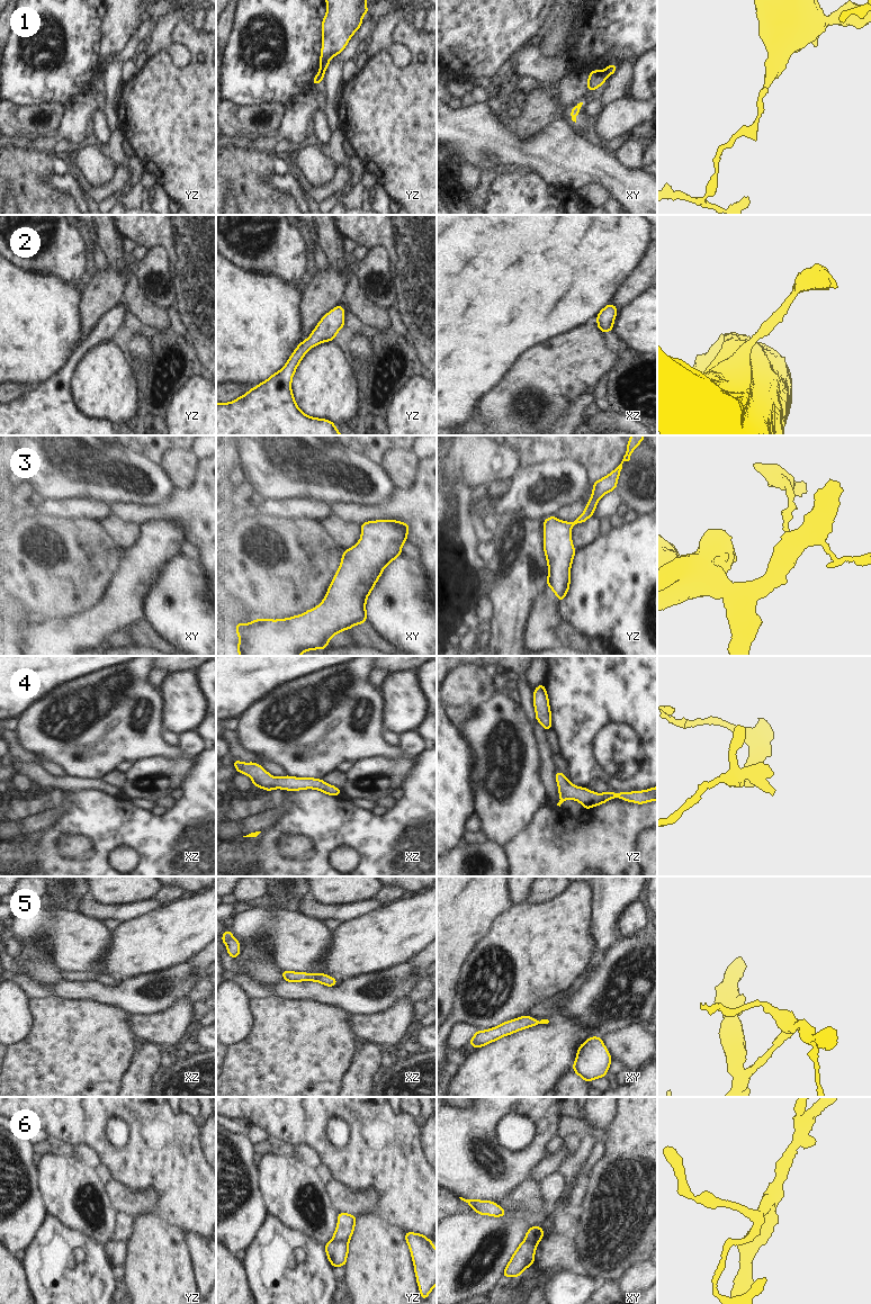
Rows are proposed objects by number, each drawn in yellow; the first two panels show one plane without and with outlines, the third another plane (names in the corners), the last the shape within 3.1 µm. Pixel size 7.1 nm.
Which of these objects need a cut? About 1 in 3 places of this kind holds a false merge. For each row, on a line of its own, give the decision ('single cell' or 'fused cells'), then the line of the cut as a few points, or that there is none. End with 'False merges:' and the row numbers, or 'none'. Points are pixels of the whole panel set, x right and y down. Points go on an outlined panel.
1: fused cells; cut yz (319, 72), (323, 74)
2: single cell; cut none
3: single cell; cut none
4: single cell; cut none
5: single cell; cut none
6: fused cells; cut yz (333, 1239), (340, 1242), (348, 1242)
False merges: 1, 6

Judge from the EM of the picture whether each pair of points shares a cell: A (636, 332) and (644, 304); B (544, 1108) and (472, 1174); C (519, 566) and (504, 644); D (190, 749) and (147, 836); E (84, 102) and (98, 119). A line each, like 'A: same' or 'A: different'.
A: same
B: same
C: same
D: different
E: different

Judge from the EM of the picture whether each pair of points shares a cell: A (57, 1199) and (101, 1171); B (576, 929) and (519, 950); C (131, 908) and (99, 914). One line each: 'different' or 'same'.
A: different
B: same
C: same

